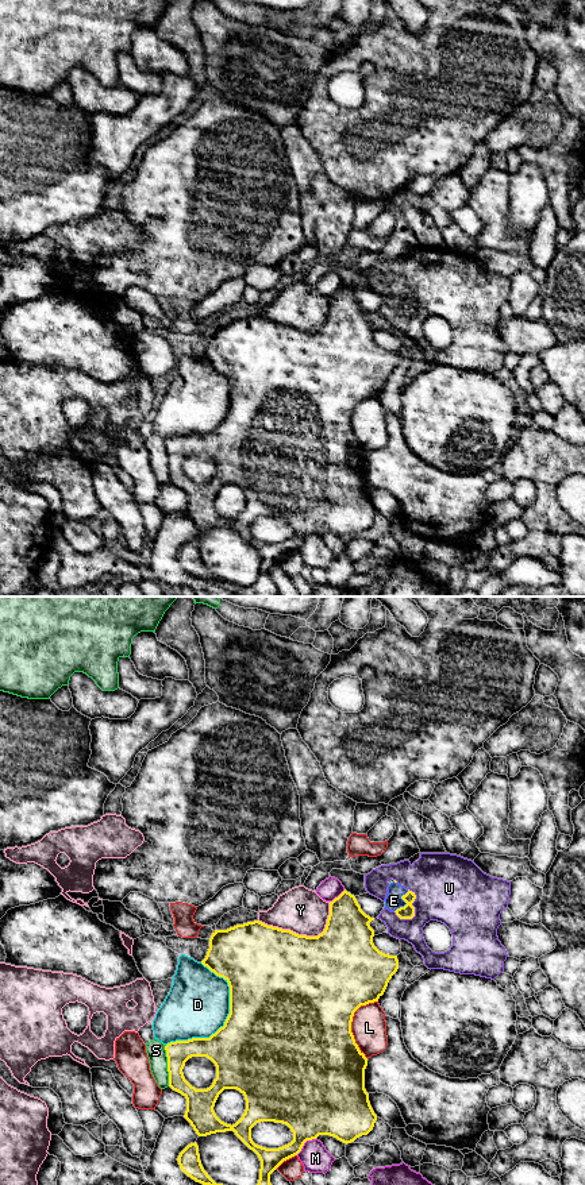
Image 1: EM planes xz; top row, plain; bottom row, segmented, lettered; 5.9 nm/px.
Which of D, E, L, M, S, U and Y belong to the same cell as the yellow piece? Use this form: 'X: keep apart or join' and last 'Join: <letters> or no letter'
D: keep apart
E: keep apart
L: keep apart
M: keep apart
S: keep apart
U: keep apart
Y: keep apart
Join: no letter

